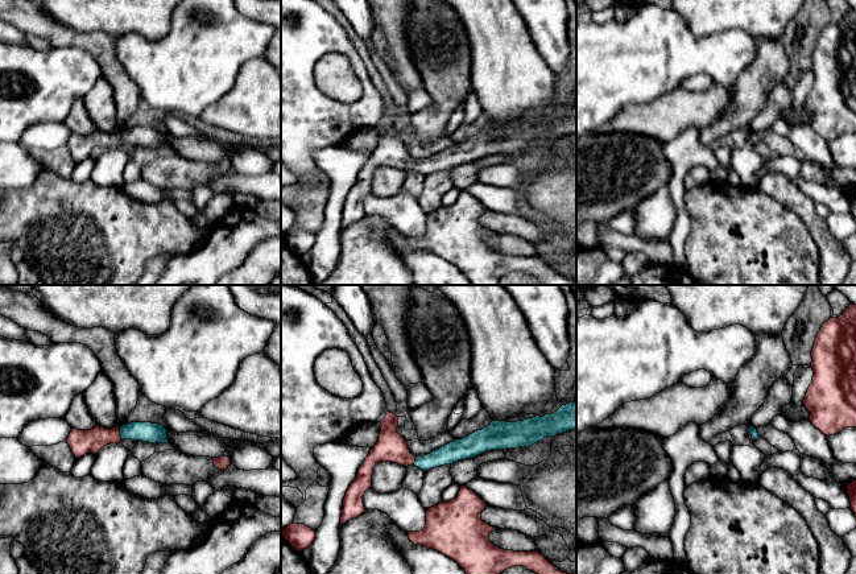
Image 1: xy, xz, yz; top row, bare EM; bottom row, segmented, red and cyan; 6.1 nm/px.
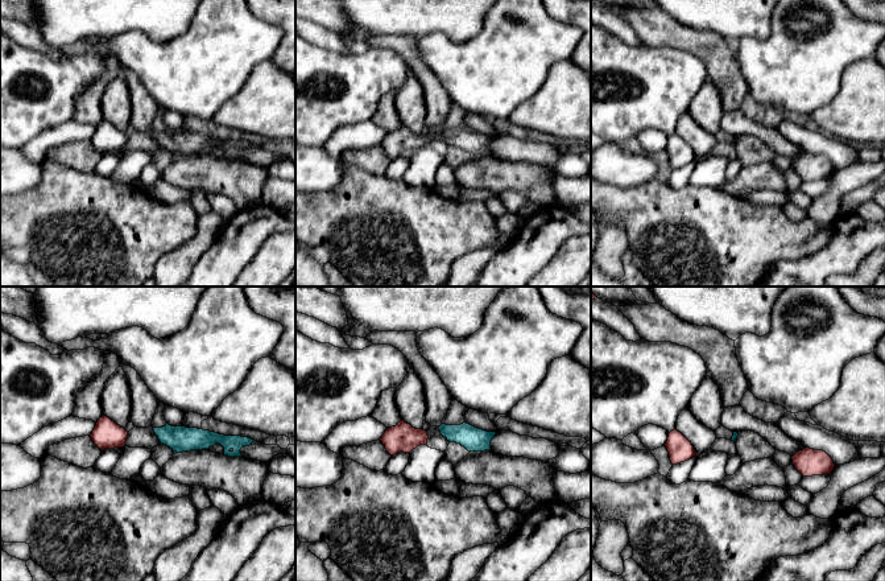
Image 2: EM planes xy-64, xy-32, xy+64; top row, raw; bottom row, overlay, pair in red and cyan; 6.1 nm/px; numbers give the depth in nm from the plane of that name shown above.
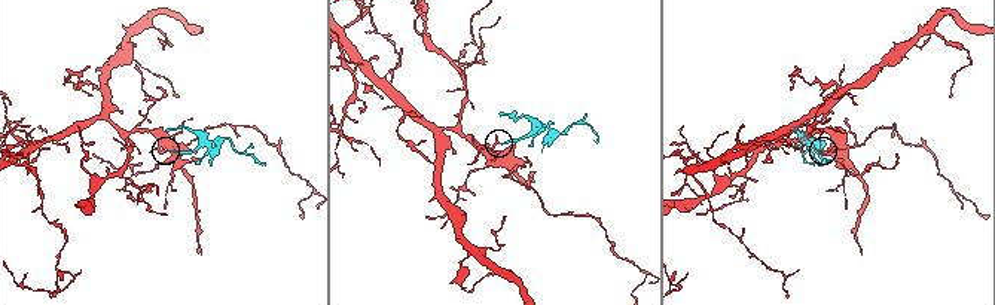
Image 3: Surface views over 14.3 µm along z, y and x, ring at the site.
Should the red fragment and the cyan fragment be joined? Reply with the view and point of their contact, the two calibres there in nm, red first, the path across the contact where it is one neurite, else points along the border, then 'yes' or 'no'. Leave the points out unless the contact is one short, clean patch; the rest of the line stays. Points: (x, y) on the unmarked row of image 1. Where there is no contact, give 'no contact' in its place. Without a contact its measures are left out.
contact xy (119, 137); calibres 150 and 130 nm; way xy (81, 147), (119, 137), (147, 136); yes

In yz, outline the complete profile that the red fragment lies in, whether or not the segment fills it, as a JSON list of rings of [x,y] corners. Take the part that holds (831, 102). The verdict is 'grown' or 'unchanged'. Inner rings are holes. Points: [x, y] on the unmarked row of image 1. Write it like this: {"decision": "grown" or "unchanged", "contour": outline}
{"decision": "unchanged", "contour": [[[856,9],[820,32],[812,51],[814,75],[803,110],[824,140],[856,132]]]}

